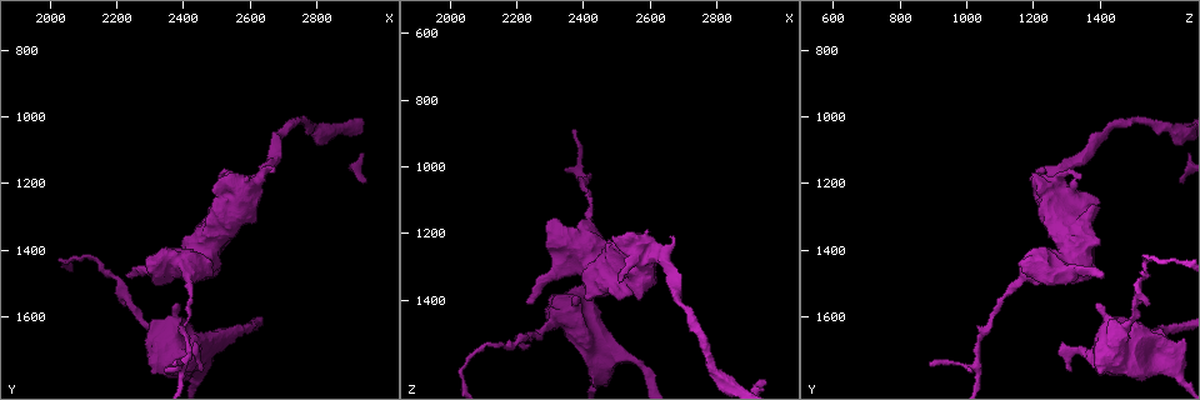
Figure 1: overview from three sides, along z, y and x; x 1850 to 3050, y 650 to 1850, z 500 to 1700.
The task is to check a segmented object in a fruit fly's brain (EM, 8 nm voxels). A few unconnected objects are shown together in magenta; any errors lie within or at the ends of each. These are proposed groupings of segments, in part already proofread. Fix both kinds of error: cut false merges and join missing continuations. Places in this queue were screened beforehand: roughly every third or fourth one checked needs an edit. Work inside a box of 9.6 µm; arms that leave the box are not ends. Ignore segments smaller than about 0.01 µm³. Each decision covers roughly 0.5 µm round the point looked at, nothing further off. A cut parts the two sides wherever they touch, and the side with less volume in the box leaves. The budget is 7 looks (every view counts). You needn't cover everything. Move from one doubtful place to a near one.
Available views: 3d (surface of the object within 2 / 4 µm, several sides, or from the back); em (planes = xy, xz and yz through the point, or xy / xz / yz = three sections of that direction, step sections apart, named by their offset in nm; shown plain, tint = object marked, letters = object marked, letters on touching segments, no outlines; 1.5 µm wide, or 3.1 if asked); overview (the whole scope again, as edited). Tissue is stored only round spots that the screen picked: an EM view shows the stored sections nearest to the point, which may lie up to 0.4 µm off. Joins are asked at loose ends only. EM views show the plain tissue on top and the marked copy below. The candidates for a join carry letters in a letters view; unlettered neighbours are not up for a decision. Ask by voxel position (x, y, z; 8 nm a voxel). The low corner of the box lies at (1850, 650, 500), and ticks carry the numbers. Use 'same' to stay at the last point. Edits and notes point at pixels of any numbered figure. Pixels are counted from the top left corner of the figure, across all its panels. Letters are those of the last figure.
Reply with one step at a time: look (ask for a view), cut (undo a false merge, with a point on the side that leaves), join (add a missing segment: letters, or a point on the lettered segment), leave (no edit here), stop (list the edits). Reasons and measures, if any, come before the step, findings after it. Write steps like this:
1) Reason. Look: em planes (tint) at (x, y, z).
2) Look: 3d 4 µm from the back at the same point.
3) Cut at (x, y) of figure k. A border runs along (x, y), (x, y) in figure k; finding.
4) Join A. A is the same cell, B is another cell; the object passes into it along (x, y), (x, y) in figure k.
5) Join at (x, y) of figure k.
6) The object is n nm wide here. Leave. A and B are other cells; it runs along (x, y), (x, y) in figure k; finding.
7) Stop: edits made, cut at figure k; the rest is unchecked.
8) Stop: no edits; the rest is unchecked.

Thick turns thin. Look: em planes (tint) at (2280, 1610, 1500).

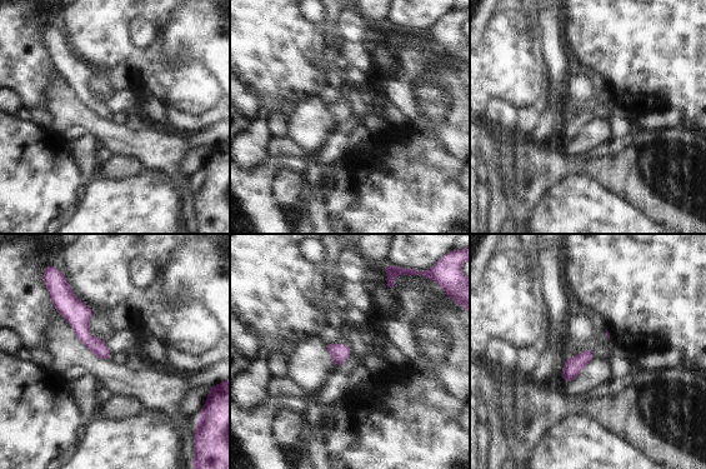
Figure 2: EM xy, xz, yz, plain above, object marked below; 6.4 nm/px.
What lies round it. Look: em planes (letters) at the same point.

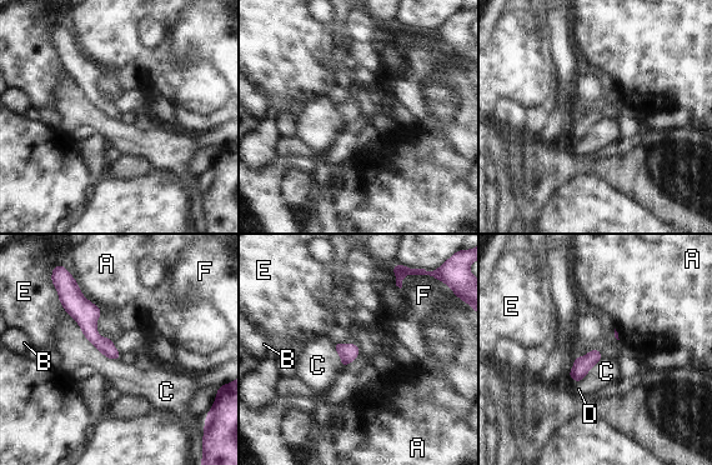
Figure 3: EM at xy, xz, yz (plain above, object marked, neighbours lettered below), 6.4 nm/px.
The object is 110 nm wide here. Leave. A, B, C, D, E and F are other cells; continuous, no second neuron.

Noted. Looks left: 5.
An open end. Look: em planes (letters) at (2300, 1440, 1160).

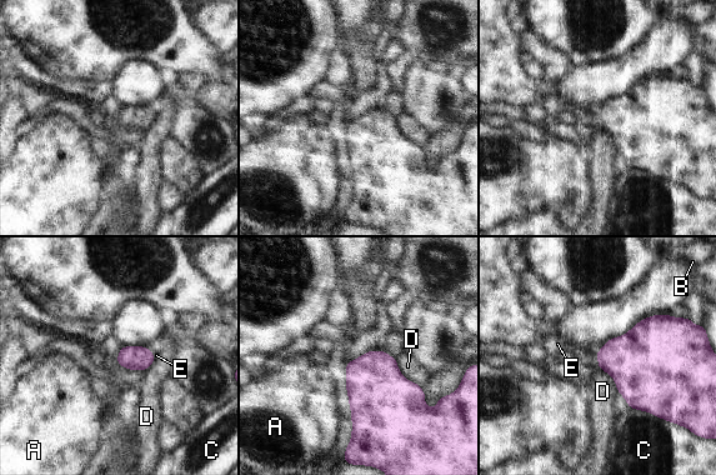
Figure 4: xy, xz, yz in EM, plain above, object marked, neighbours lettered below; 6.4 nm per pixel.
The longest contact is with D, 240 nm. Leave. A, B, C, D and E are other cells; a border runs along (595, 354), (597, 366) in figure 4; none of them fits.

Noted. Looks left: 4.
Thin end. Look: 3d 4 µm at (2370, 1750, 890).

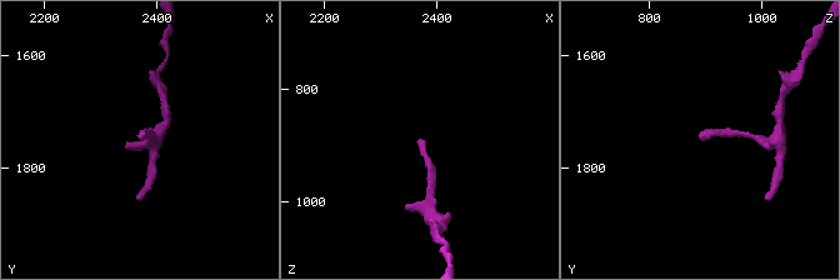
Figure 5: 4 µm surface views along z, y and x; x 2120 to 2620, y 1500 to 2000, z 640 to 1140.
Need the tissue. Look: em yz step 8 (letters) at (2365, 1740, 890).

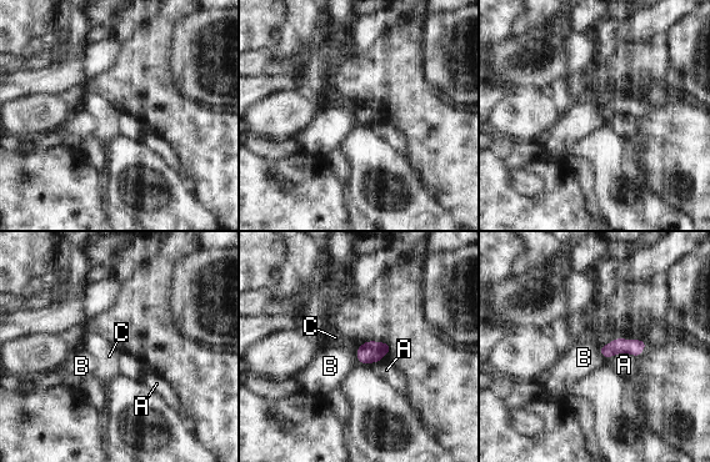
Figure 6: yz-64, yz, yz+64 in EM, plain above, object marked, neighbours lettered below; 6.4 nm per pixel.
Leave. A, B and C are other cells; it runs along (643, 344), (603, 350) in figure 6; no lettered segment goes on from it.

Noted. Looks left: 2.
Stop: no edits; the rest is unchecked.

